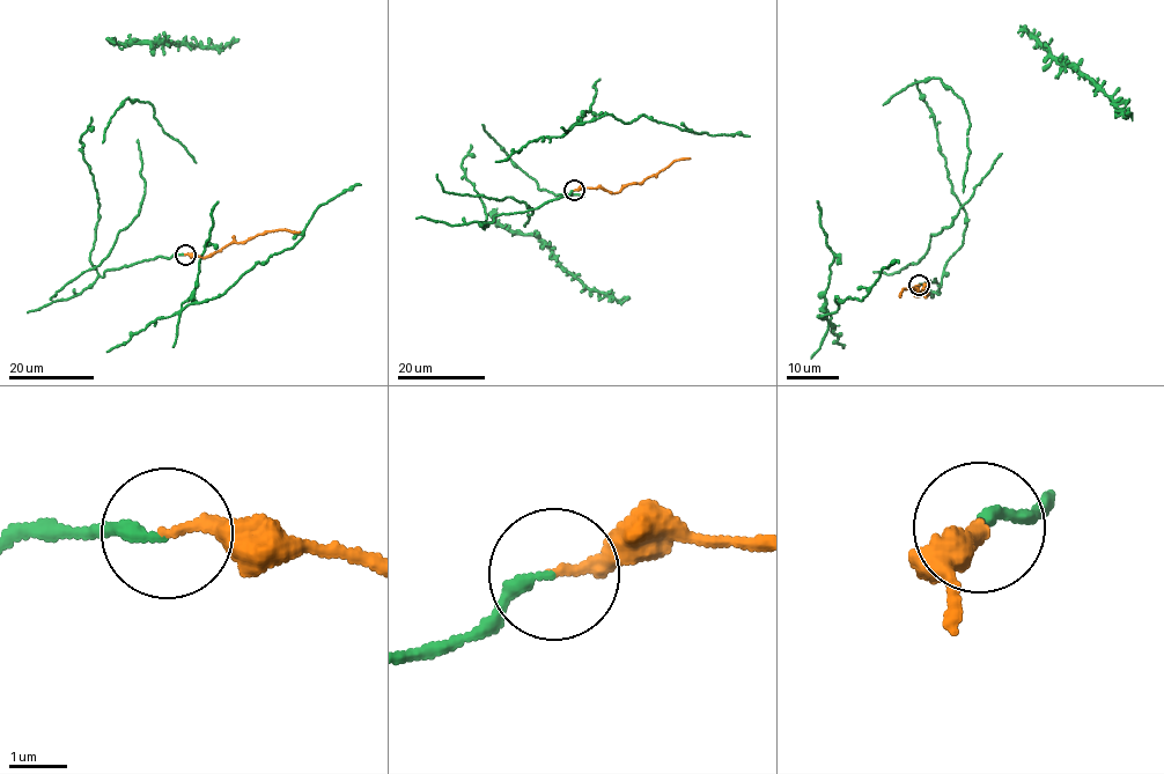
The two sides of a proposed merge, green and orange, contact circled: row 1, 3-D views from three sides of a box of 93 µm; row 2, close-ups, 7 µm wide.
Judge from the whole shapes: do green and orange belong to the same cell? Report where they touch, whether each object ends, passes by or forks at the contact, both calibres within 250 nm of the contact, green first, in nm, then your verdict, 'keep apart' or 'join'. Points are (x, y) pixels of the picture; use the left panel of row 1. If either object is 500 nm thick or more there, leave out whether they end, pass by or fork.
(185, 255) | green ends | orange ends | 200/200 nm | join

